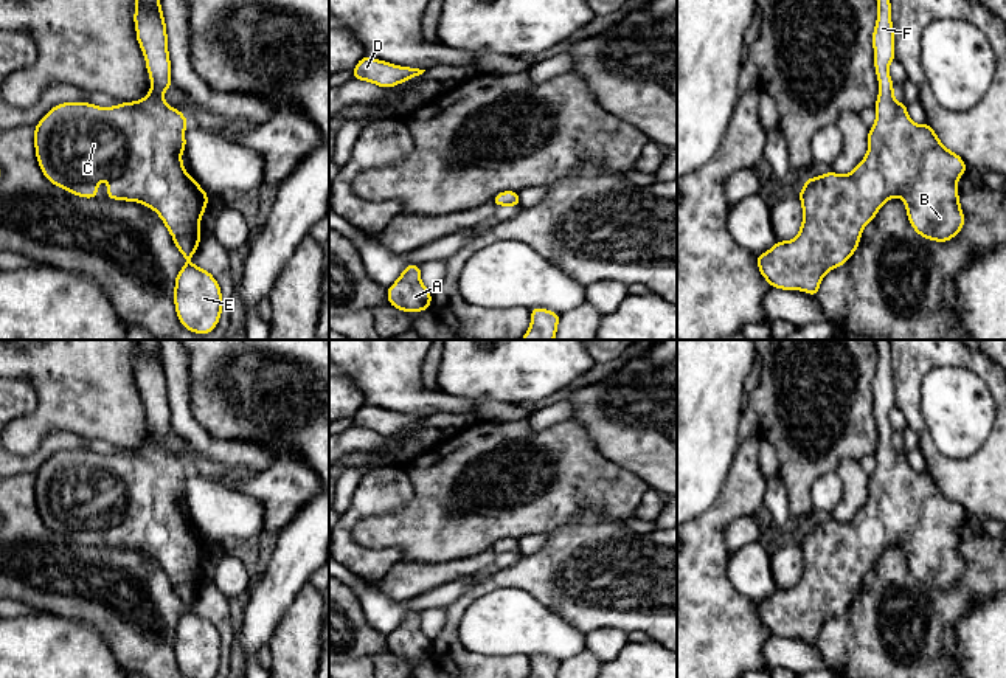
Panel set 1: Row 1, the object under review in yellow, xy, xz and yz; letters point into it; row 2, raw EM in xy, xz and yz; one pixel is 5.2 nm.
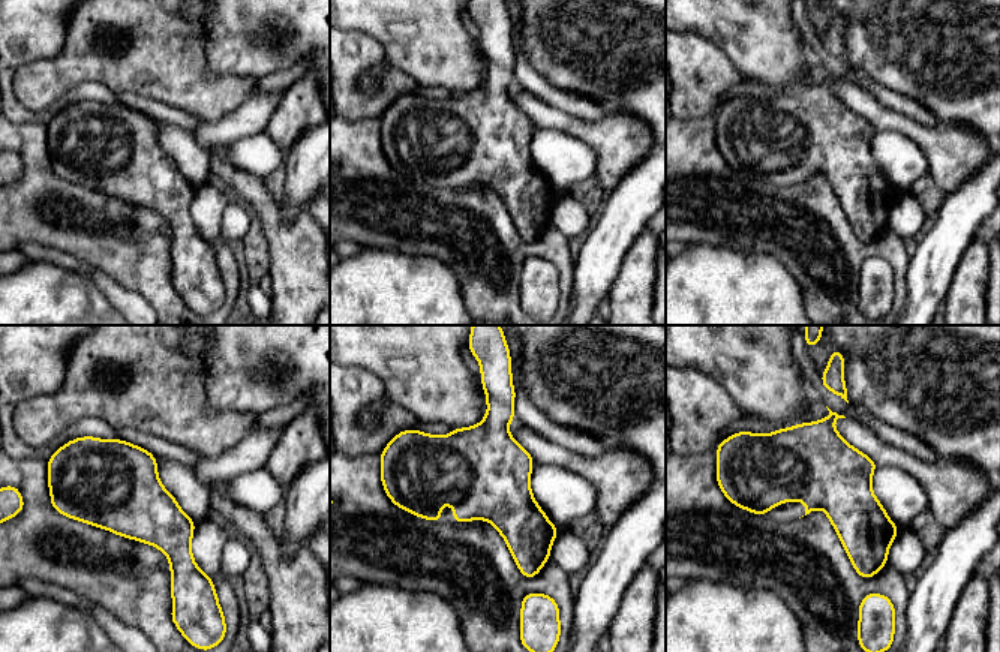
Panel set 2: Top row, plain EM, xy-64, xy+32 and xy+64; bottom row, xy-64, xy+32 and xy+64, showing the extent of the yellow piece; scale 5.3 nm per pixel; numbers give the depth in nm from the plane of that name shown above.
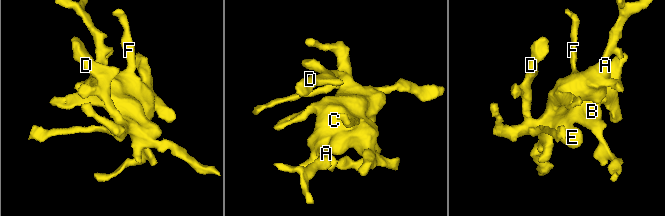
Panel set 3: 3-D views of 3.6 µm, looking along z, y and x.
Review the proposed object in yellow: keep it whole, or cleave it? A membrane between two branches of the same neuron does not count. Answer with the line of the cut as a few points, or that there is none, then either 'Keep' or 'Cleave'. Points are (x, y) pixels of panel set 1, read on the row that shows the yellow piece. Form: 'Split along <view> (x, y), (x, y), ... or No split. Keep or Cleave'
No split. Keep

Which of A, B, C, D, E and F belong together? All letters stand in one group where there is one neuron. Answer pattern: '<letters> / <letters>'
A B C D E F

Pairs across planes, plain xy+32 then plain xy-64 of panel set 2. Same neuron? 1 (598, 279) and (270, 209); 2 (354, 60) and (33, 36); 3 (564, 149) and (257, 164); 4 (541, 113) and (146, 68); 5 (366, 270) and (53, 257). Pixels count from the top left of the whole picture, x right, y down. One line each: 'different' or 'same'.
1: different
2: same
3: same
4: different
5: different

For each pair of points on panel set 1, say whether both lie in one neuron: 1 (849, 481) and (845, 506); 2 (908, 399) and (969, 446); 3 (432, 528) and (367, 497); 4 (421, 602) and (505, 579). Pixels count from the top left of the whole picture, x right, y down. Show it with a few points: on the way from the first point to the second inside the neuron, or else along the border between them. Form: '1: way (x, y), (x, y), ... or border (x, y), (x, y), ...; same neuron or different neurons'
1: way (849, 487), (849, 500); same neuron
2: border (929, 430), (935, 444); different neurons
3: border (410, 477), (413, 497), (402, 508), (362, 520); different neurons
4: border (486, 573), (446, 607); different neurons

